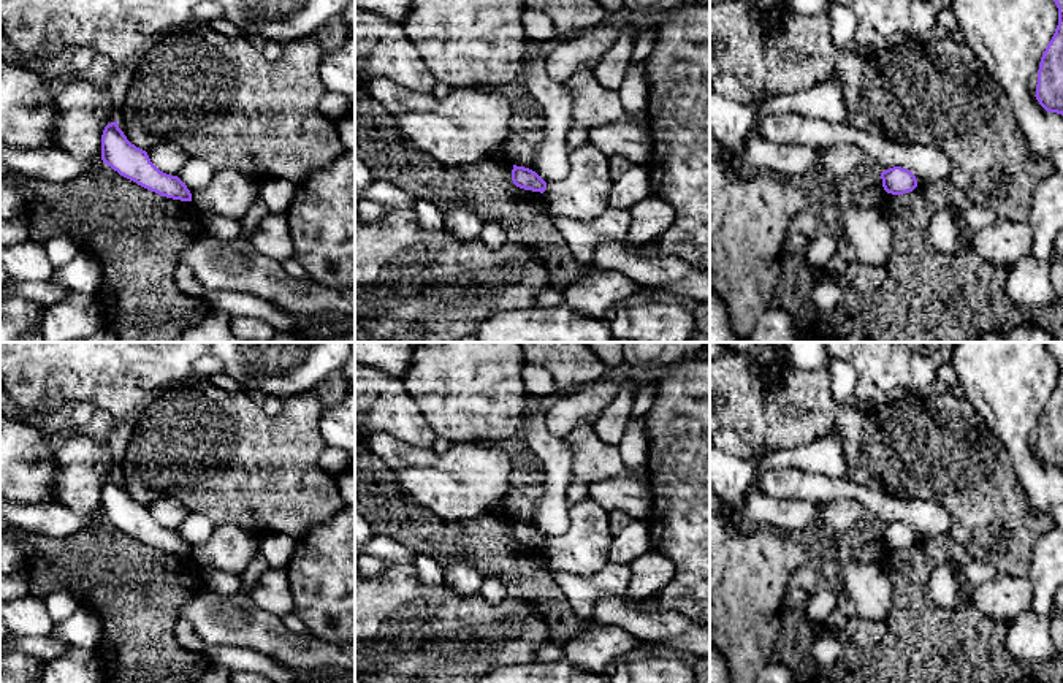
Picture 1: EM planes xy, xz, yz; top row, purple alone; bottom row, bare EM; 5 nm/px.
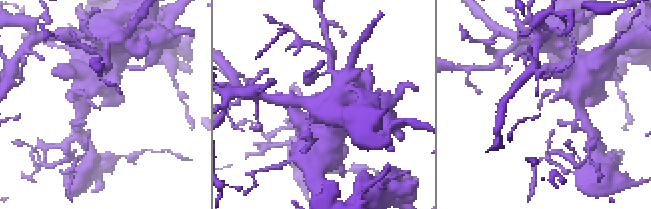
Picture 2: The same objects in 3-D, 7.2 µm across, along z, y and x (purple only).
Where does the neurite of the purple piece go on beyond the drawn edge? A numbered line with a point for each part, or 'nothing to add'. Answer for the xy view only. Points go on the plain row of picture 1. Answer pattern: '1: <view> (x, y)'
nothing to add

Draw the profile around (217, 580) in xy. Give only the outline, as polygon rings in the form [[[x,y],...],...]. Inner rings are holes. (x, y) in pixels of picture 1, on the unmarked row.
[[[200,566],[200,570],[203,574],[204,585],[208,590],[228,596],[239,596],[239,575],[223,572],[217,567],[204,566]]]

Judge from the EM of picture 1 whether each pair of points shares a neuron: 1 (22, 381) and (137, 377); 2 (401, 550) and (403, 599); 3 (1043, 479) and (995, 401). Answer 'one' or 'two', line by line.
1: one
2: two
3: one

